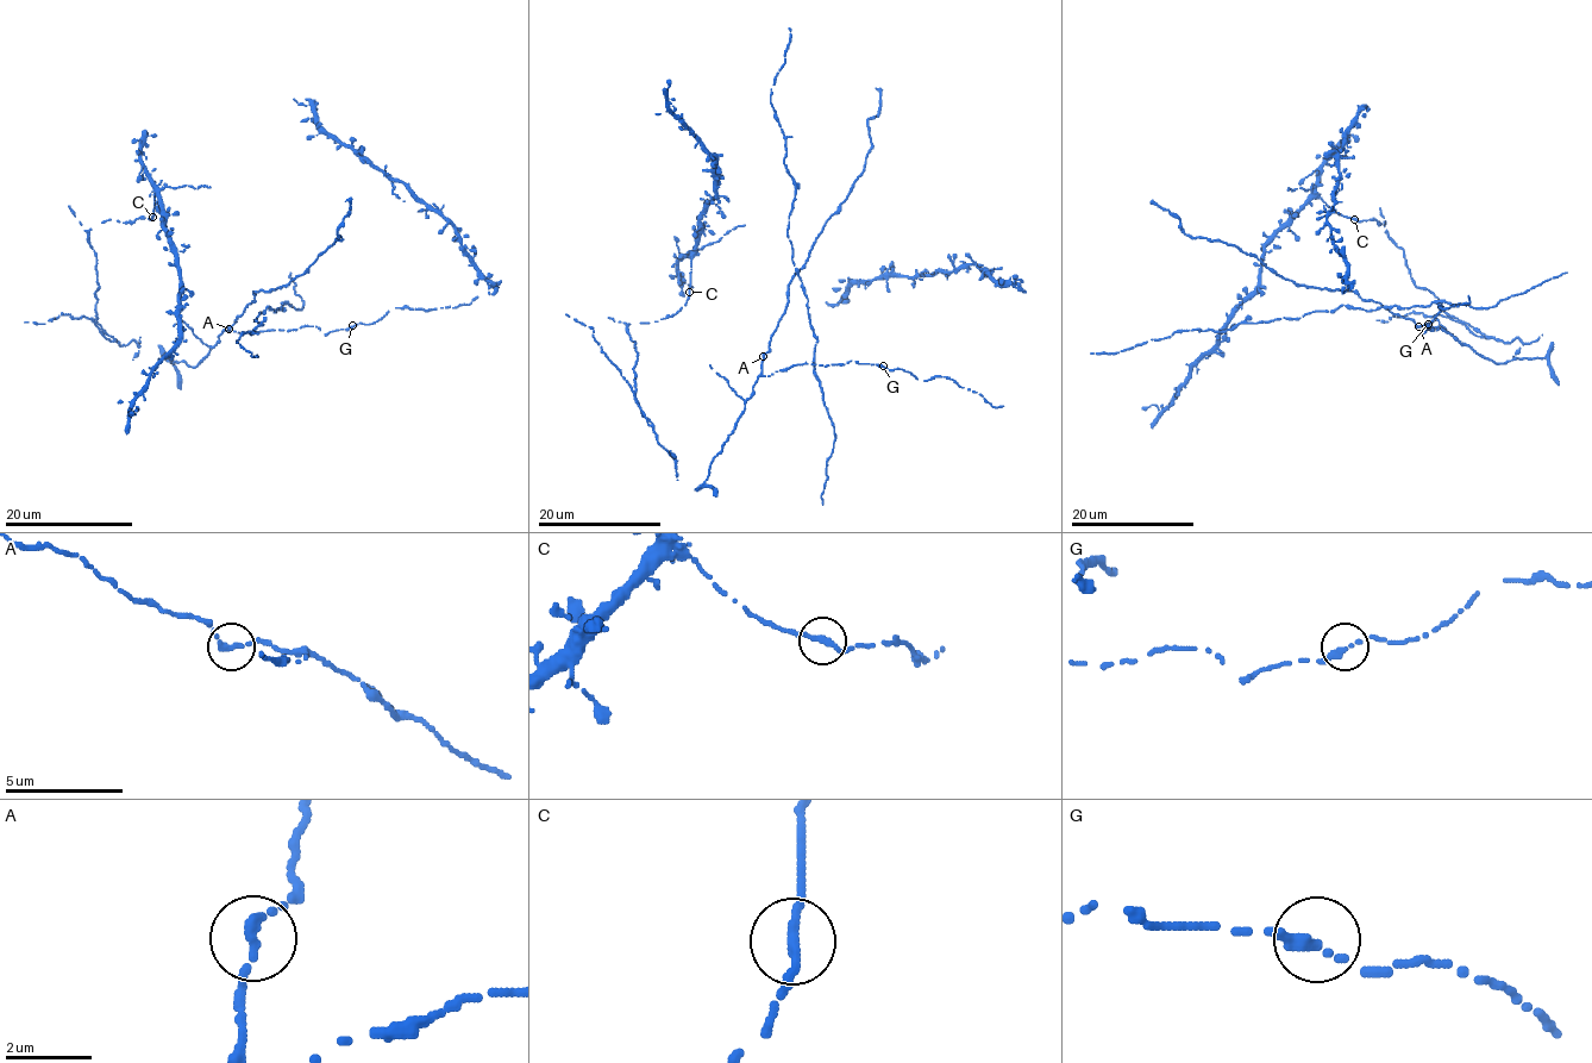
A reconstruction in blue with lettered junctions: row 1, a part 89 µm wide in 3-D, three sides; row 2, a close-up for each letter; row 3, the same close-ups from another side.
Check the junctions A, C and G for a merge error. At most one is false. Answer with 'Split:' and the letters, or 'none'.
Split: none

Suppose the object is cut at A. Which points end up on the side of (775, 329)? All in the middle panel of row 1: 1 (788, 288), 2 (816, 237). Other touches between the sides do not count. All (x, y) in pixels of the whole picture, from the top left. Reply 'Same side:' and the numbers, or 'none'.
Same side: 1, 2

